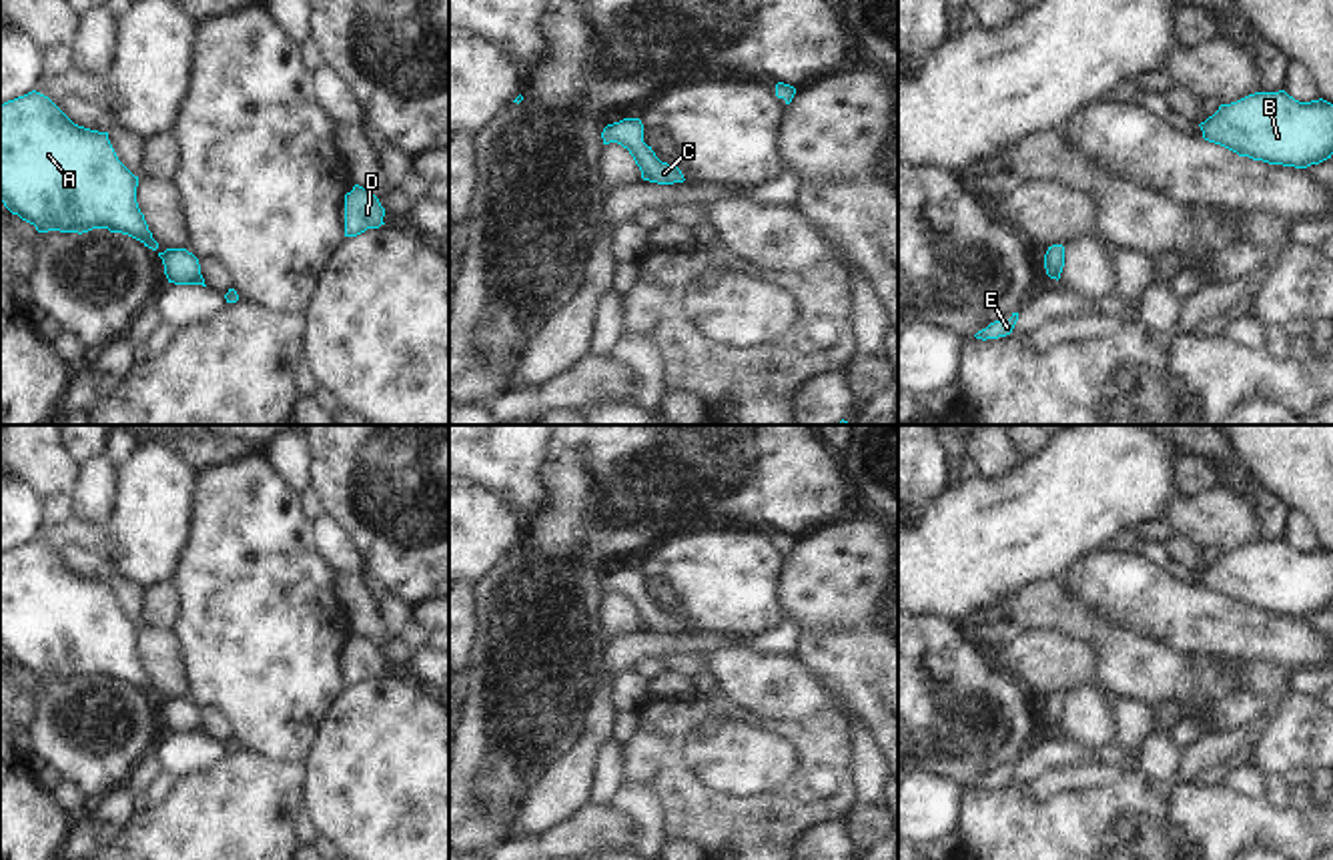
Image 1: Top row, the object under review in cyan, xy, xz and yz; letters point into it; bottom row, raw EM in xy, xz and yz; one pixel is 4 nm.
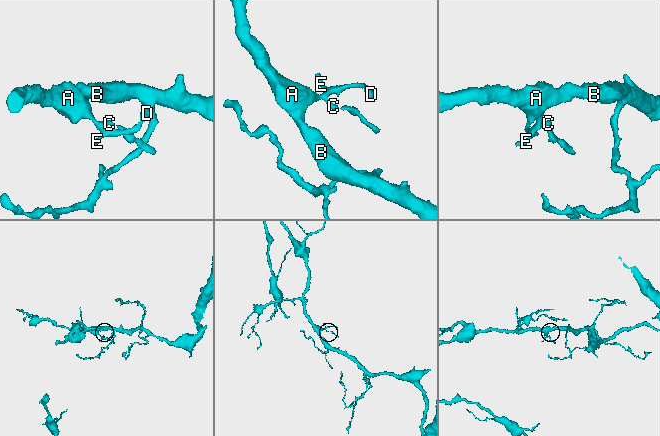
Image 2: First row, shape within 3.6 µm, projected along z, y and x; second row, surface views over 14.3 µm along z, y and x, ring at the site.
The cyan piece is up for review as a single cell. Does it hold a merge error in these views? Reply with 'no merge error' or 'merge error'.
no merge error

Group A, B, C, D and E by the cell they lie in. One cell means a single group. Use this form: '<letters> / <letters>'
A B C D E

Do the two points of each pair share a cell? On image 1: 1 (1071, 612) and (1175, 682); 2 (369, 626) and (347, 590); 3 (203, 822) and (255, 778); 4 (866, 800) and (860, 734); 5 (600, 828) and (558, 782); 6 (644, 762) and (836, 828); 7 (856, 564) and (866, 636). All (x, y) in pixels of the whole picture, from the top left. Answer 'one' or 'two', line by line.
1: one
2: one
3: one
4: one
5: two
6: two
7: two

